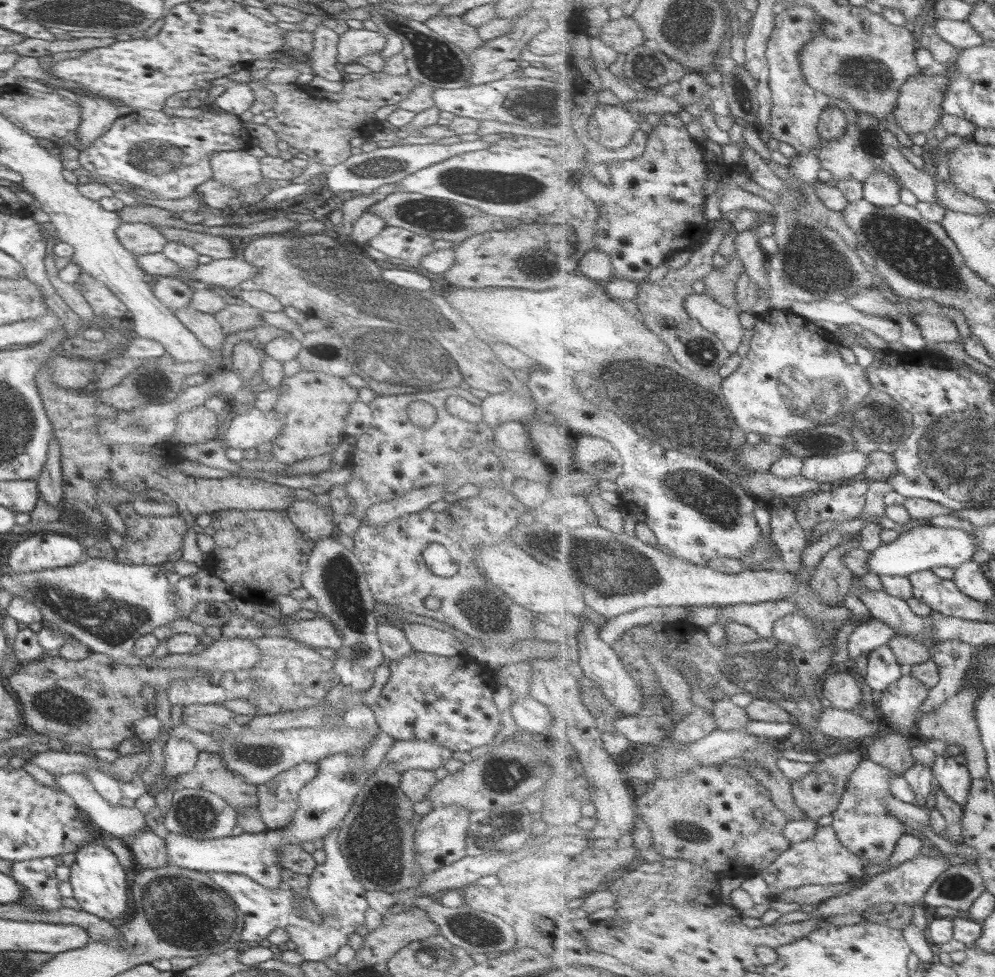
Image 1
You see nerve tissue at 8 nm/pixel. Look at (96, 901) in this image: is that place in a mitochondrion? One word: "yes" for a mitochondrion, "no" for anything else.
no

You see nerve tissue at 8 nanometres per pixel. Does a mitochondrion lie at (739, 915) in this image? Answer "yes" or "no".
no

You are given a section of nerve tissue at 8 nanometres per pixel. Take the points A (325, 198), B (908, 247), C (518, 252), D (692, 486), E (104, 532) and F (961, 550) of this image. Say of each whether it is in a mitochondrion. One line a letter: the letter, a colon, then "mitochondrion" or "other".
A: other
B: mitochondrion
C: mitochondrion
D: mitochondrion
E: other
F: other

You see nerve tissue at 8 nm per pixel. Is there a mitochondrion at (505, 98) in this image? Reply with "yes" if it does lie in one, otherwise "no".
yes

